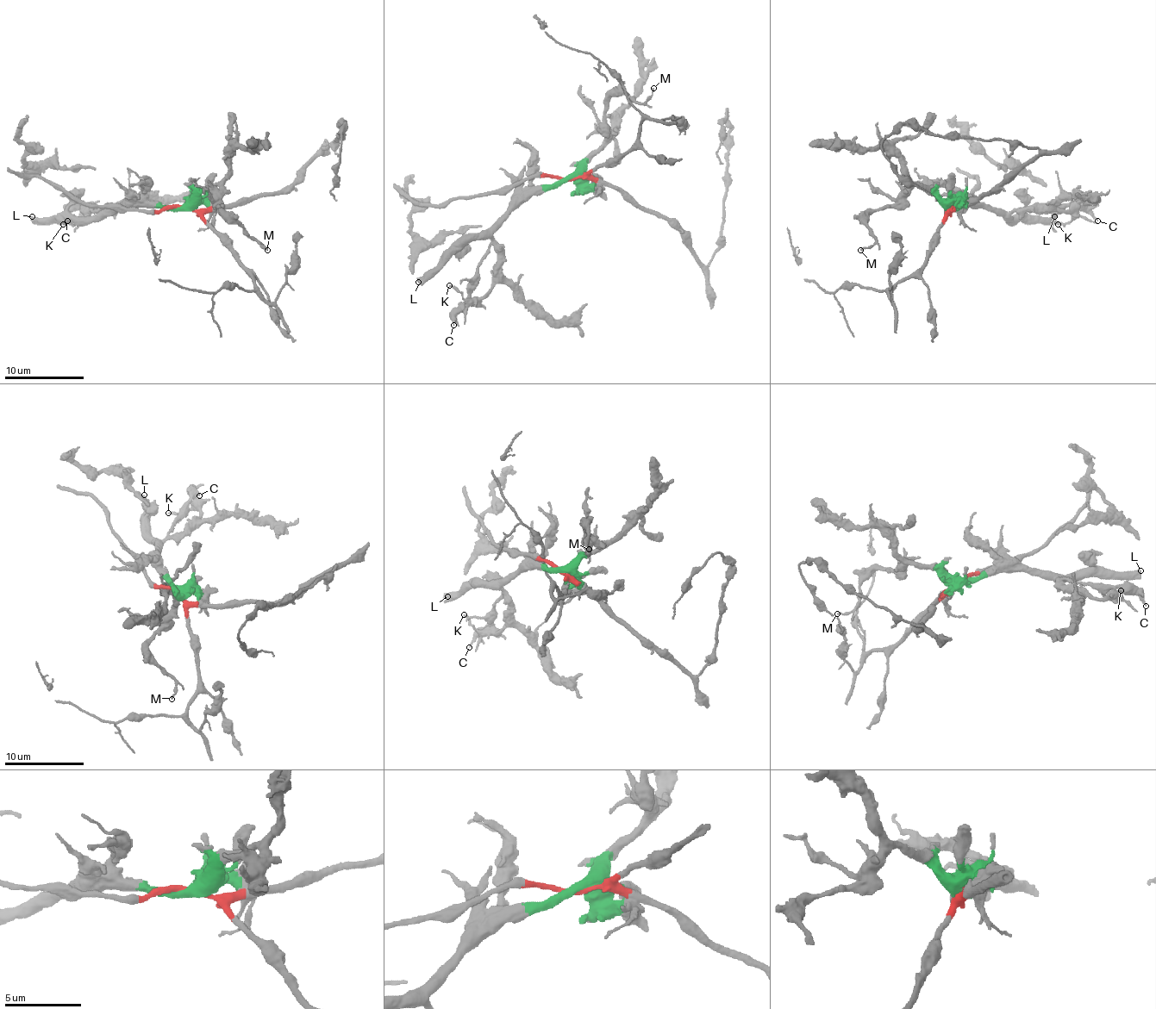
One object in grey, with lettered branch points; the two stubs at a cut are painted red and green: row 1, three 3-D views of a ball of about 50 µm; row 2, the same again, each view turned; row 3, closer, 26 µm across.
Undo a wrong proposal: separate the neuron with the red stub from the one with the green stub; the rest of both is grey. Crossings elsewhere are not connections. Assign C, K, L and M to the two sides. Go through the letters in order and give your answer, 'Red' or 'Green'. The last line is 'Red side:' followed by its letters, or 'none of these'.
C: Green
K: Green
L: Green
M: Green
Red side: none of these

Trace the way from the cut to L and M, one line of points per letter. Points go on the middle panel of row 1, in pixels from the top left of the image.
L: (569, 177), (521, 195), (497, 219), (479, 233), (471, 234), (418, 283)
M: (569, 177), (602, 141), (609, 100), (627, 94), (642, 103), (652, 94), (652, 88)

